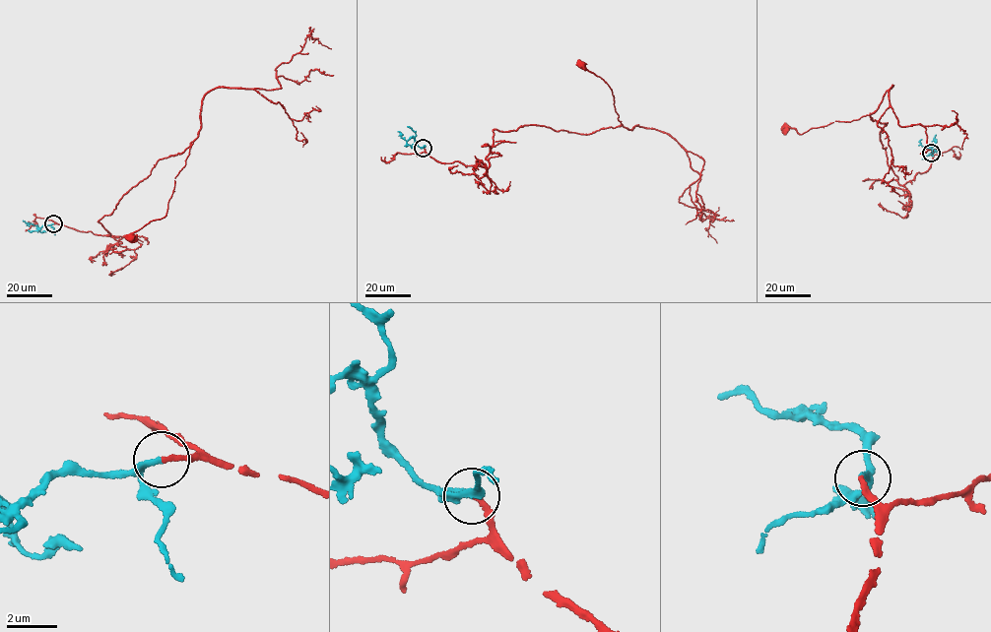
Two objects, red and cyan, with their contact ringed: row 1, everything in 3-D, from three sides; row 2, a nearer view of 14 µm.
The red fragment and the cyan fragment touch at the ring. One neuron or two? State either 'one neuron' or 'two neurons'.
one neuron

